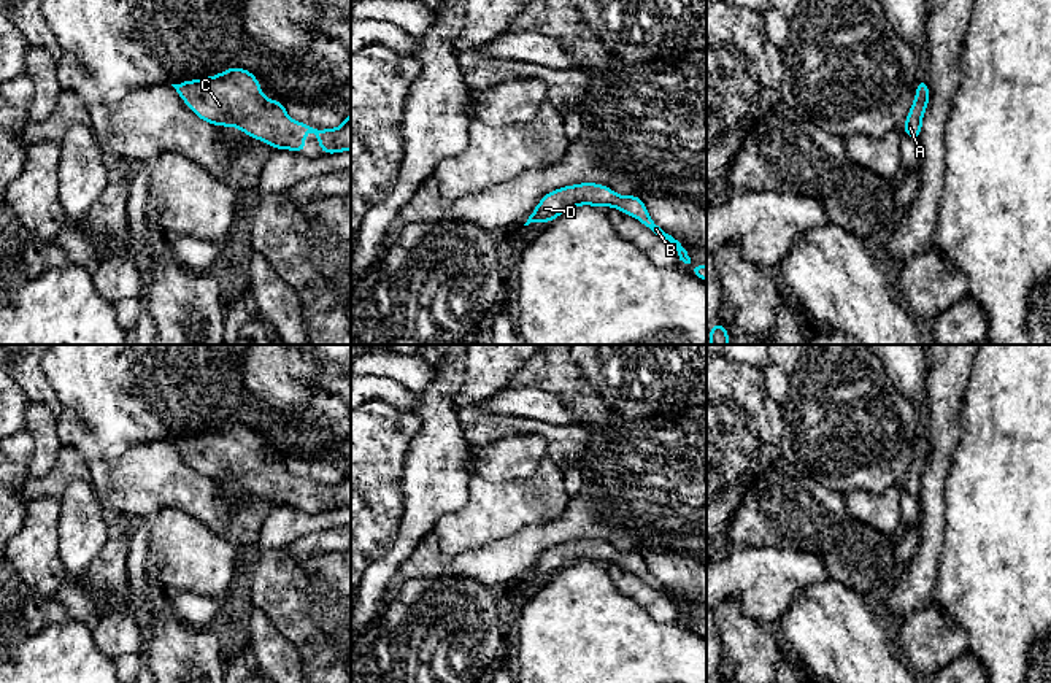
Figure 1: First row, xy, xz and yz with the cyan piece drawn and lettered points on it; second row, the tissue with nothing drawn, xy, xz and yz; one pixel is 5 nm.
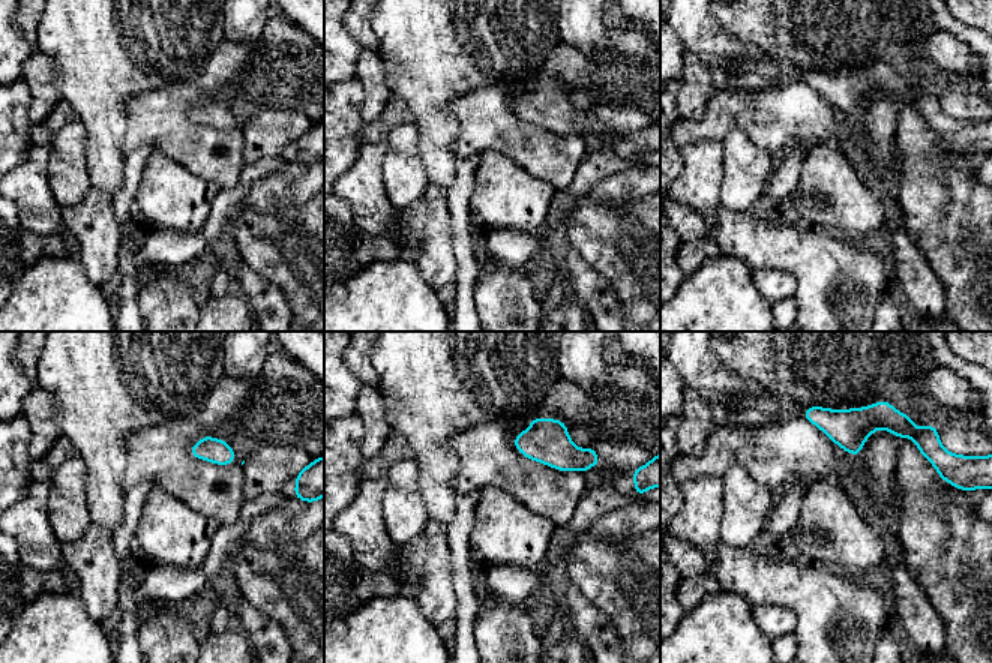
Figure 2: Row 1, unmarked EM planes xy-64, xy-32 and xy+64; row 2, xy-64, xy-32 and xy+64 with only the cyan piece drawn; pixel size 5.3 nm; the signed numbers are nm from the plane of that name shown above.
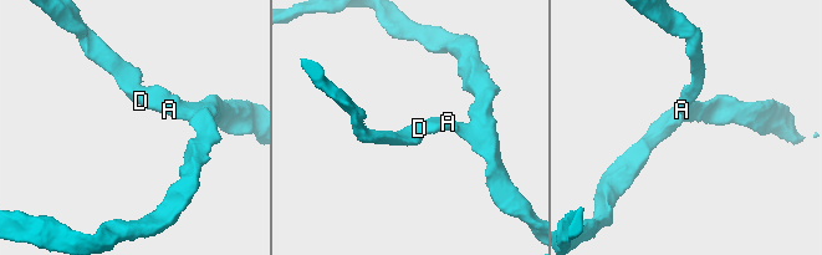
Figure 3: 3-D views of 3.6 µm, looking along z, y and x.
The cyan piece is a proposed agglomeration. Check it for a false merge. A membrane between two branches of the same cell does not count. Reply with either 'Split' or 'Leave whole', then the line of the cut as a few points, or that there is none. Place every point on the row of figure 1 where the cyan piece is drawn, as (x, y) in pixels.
Leave whole. No split

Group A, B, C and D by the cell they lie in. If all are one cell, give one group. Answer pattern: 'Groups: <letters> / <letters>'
Groups: A B C D

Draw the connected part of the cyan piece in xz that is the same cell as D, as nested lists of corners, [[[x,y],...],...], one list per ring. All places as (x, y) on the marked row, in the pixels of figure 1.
[[[579,183],[548,192],[535,206],[524,226],[529,226],[530,222],[548,224],[562,213],[579,205],[592,205],[600,208],[614,206],[616,210],[632,218],[637,218],[646,229],[668,240],[676,248],[679,260],[683,260],[684,264],[691,264],[691,257],[687,256],[687,251],[681,246],[681,243],[675,240],[672,235],[665,233],[653,221],[641,197],[618,195],[608,186],[597,183]]]

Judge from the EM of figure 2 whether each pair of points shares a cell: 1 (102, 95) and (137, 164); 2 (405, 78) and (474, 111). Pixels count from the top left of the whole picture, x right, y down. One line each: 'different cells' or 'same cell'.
1: different cells
2: different cells

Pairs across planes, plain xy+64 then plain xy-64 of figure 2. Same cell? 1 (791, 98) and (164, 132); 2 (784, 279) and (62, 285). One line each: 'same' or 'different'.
1: same
2: different

